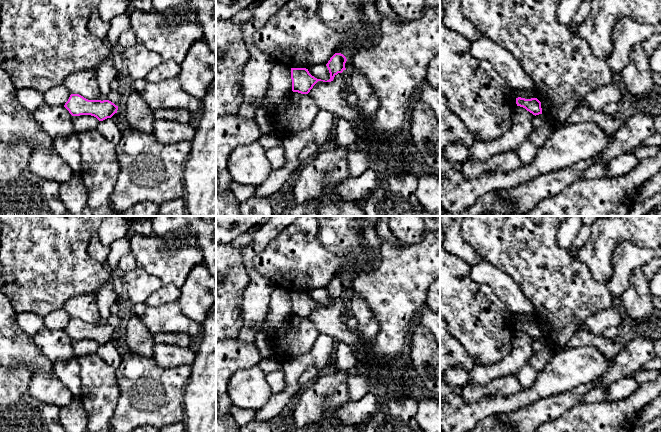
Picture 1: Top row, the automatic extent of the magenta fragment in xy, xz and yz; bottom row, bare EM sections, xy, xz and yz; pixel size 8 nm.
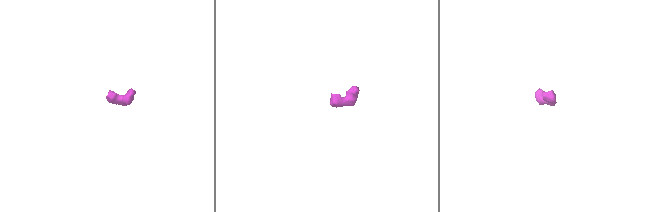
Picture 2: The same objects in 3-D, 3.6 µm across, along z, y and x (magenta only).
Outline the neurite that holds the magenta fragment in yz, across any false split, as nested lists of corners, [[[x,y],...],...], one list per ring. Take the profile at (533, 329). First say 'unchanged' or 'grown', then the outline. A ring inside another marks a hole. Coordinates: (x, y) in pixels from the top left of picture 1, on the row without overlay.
unchanged; [[[518,321],[516,322],[516,328],[535,340],[542,338],[541,326],[537,322],[525,323]]]

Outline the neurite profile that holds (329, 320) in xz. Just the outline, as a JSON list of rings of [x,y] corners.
[[[344,296],[338,297],[331,306],[318,305],[308,319],[320,333],[333,337],[336,342],[347,344],[355,353],[358,370],[370,373],[376,380],[376,385],[386,387],[393,378],[399,362],[389,361],[381,367],[374,366],[372,346],[367,347],[356,332],[345,324],[344,306]]]

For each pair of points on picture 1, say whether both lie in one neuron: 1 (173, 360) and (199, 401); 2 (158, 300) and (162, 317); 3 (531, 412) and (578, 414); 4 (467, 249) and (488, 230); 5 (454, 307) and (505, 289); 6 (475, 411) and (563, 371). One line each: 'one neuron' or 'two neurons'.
1: two neurons
2: two neurons
3: two neurons
4: two neurons
5: two neurons
6: one neuron

